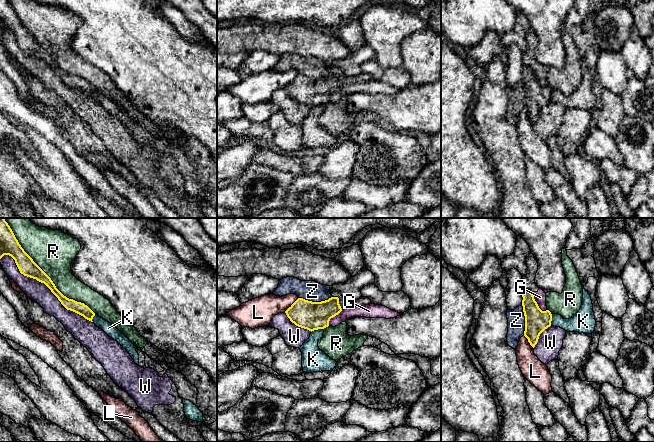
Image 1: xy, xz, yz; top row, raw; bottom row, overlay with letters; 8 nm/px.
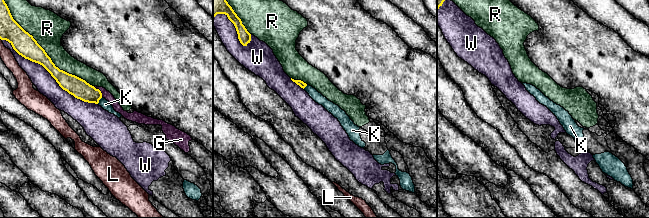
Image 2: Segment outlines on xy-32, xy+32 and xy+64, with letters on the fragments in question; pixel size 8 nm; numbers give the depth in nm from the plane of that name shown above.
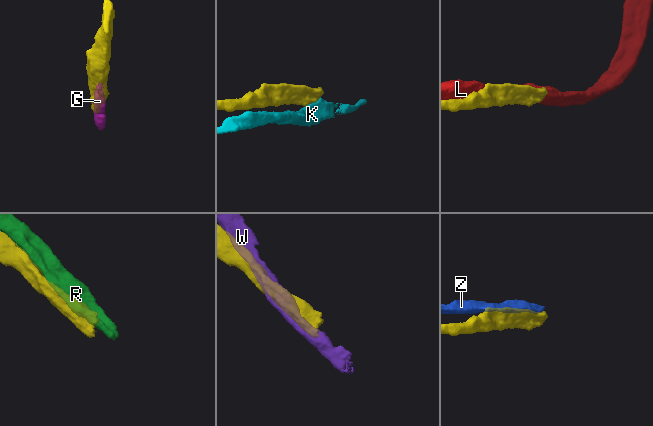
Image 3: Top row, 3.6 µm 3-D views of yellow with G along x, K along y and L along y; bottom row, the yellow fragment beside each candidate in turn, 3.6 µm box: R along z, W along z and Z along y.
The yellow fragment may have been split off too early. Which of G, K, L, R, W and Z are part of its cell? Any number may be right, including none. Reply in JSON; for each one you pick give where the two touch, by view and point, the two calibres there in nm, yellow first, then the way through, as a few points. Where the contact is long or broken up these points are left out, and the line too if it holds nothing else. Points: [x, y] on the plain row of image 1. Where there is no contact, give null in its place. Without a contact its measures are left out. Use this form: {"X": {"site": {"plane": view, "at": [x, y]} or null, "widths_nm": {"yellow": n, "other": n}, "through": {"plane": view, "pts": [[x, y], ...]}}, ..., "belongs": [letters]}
{"belongs": []}

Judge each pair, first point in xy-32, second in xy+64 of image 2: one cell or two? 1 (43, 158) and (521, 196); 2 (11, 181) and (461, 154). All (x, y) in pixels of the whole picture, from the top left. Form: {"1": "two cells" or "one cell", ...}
{"1": "one cell", "2": "two cells"}

